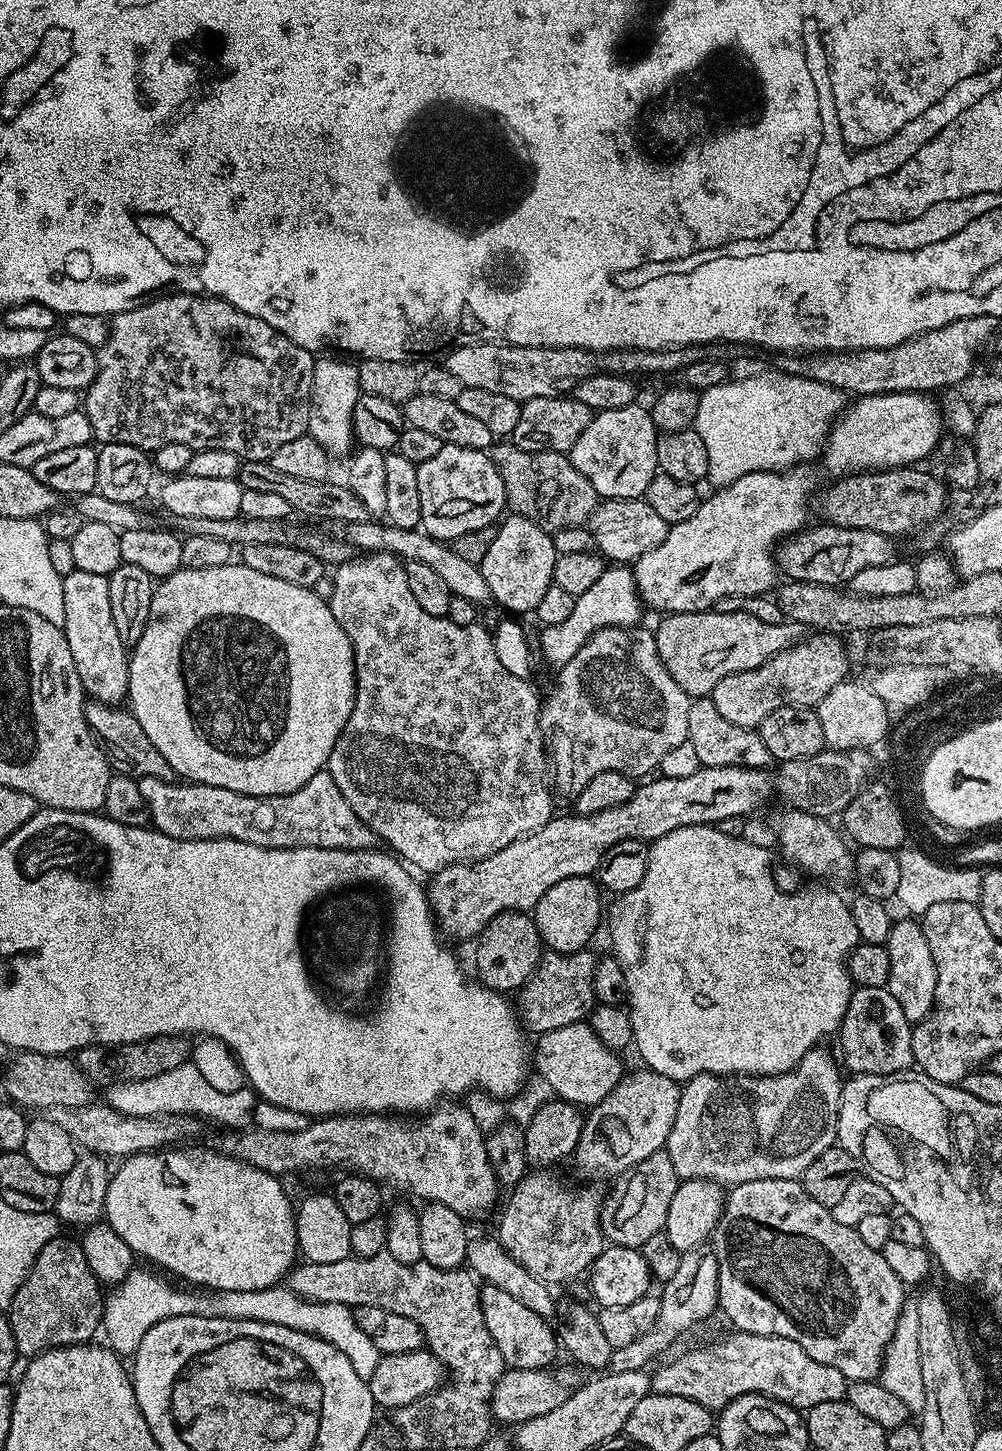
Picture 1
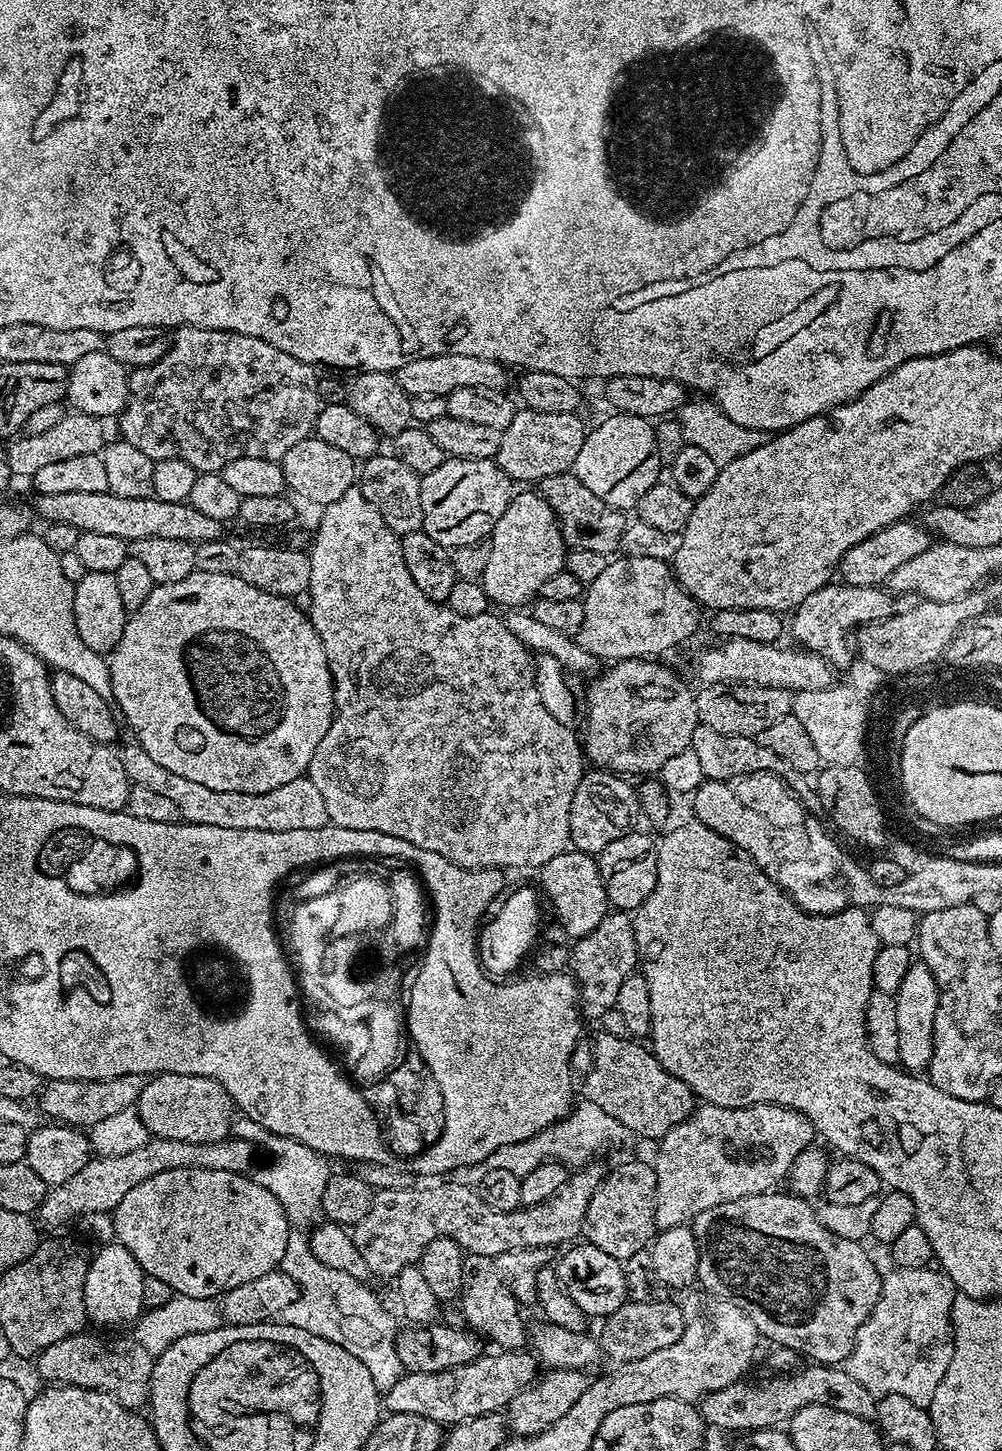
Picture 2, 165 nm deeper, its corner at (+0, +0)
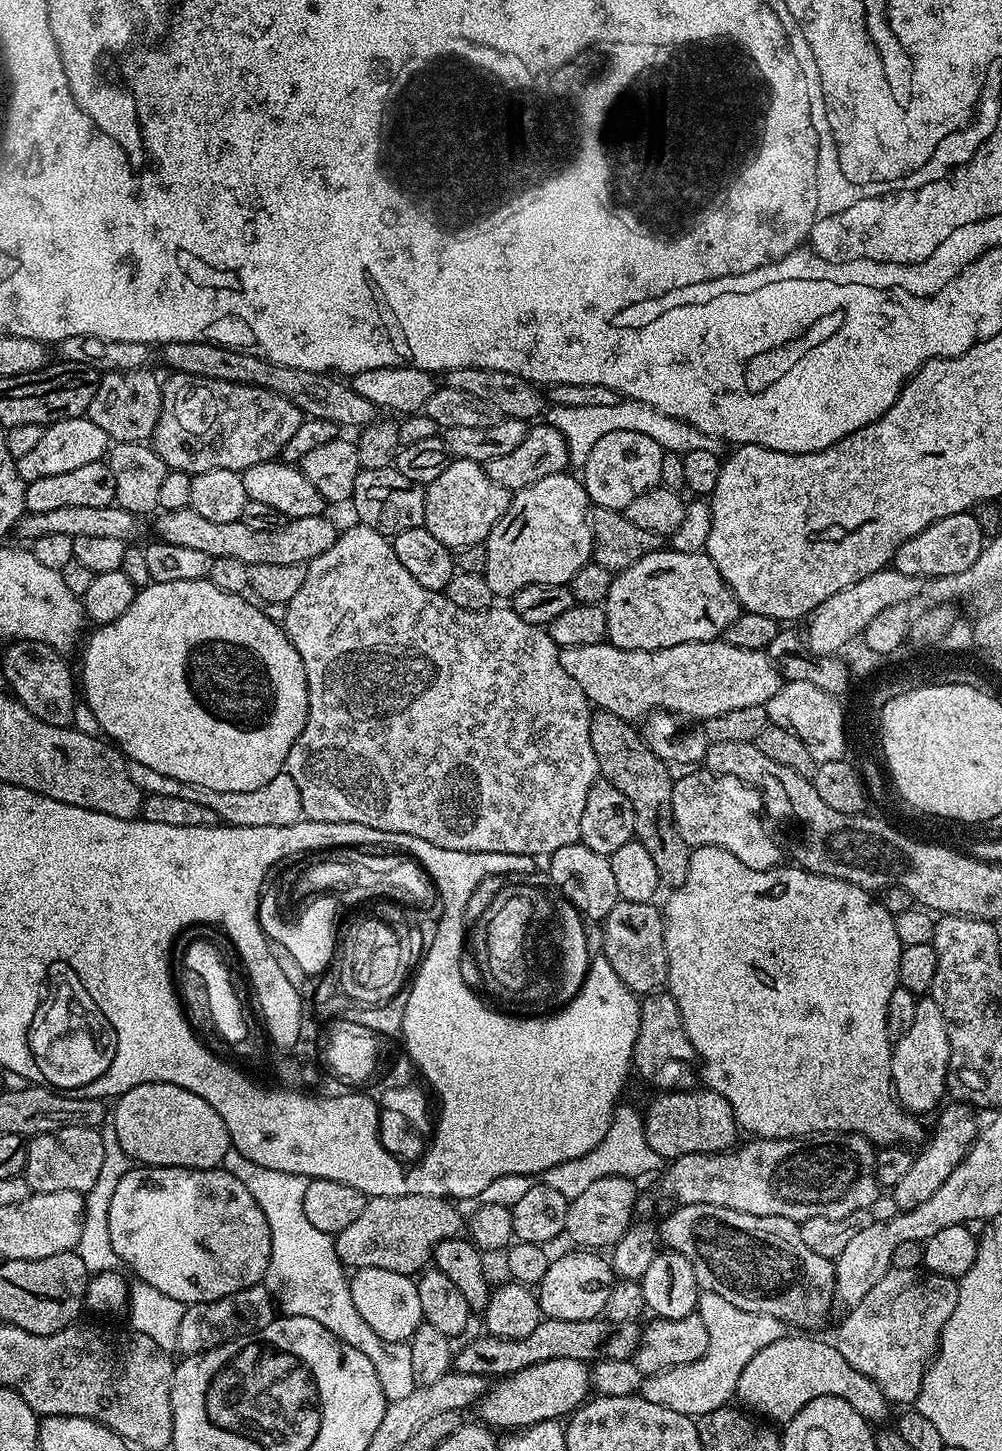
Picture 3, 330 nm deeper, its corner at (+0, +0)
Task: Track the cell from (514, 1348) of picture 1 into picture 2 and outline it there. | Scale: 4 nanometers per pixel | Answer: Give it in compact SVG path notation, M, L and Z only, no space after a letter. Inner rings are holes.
M473 1252L467 1253L462 1266L462 1290L458 1297L458 1305L464 1311L463 1323L471 1331L481 1337L493 1340L500 1350L520 1350L525 1347L530 1332L524 1328L522 1306L510 1294L506 1282L502 1282L502 1274L498 1274L498 1266L491 1256L479 1256Z

